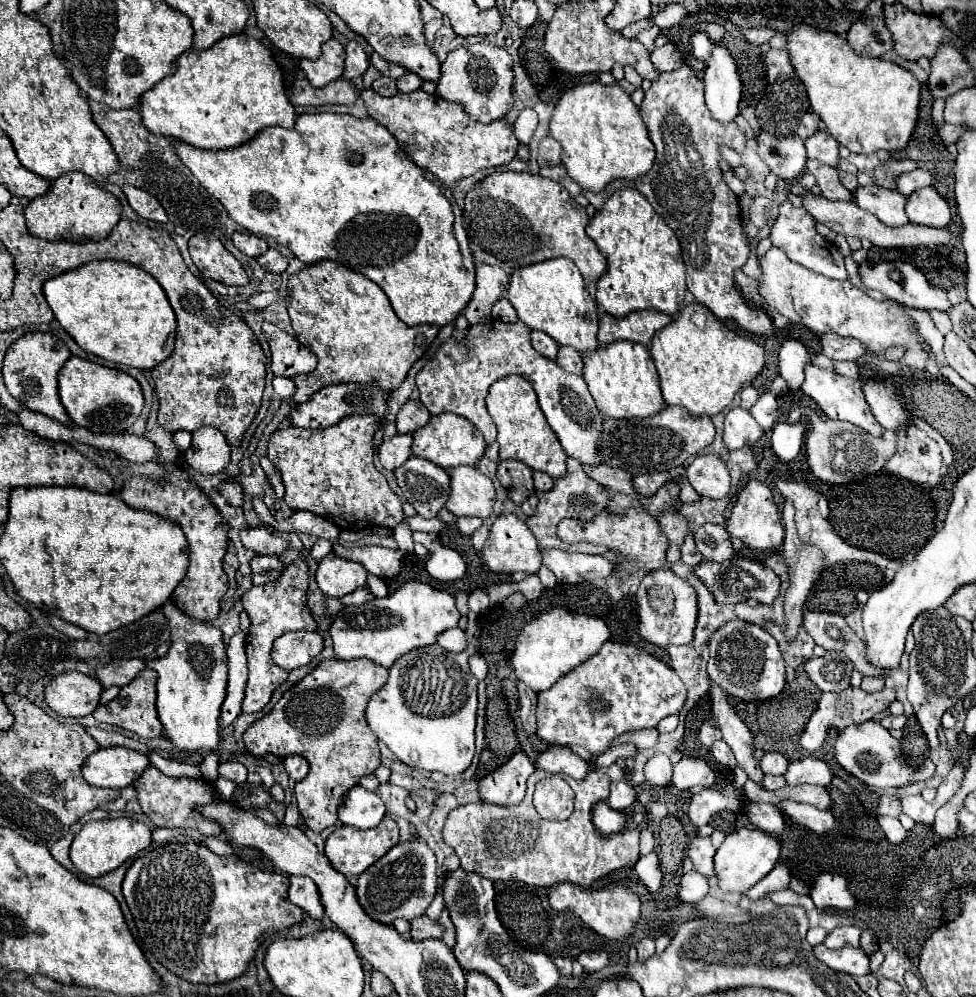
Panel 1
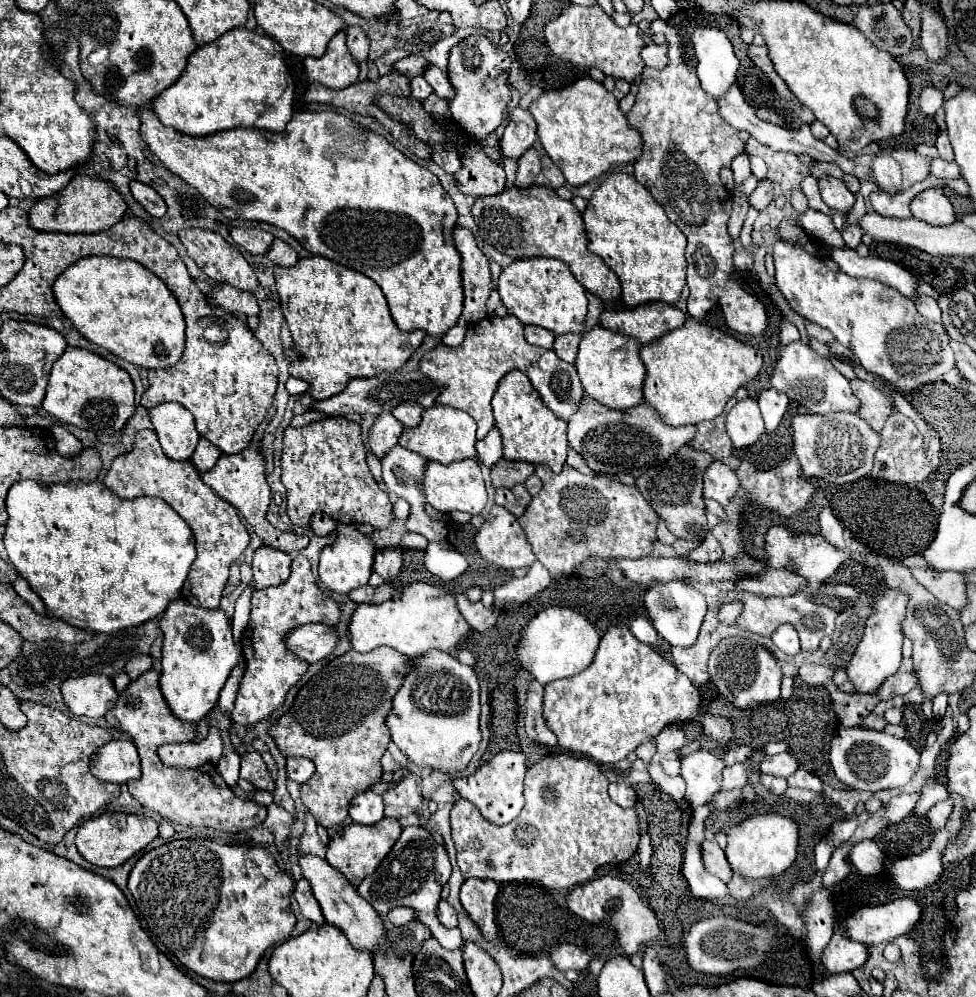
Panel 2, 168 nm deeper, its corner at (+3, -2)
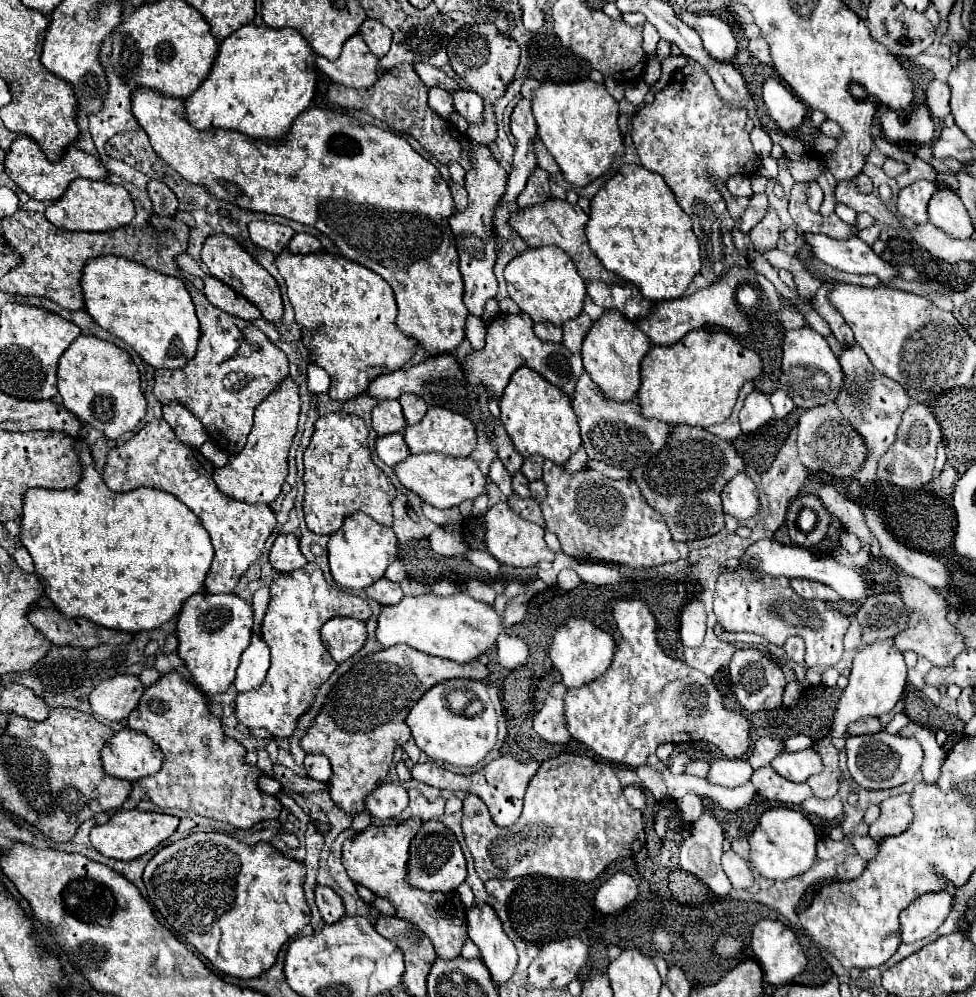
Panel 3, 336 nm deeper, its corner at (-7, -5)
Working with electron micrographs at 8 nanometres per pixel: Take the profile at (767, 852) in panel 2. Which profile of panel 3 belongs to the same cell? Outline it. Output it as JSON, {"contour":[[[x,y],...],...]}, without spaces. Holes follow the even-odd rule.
{"contour":[[[777,807],[761,815],[755,831],[749,835],[749,845],[751,845],[751,853],[749,853],[751,867],[767,879],[785,881],[805,873],[811,867],[811,863],[815,861],[817,835],[809,819],[801,811]]]}

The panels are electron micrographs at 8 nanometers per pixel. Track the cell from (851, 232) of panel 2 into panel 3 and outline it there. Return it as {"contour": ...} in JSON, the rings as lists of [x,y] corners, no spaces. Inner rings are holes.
{"contour":[[[875,223],[873,227],[867,227],[867,229],[859,231],[859,233],[857,233],[857,237],[859,237],[859,239],[863,239],[867,245],[873,245],[873,243],[879,239],[879,231],[881,231],[881,229],[879,229],[879,225]]]}

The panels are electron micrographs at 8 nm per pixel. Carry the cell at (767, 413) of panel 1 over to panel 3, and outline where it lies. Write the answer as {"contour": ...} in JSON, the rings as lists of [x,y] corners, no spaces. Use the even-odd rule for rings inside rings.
{"contour":[[[779,389],[779,391],[775,391],[773,395],[771,395],[771,405],[773,405],[773,409],[775,409],[775,415],[777,415],[777,419],[783,419],[783,417],[787,417],[793,409],[795,409],[795,403],[793,403],[793,399],[783,391],[783,389]]]}

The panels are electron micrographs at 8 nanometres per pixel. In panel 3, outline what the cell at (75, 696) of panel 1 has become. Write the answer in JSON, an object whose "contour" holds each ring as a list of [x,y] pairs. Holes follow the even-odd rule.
{"contour":[[[115,675],[113,679],[101,681],[89,695],[93,715],[105,721],[125,721],[127,715],[137,707],[145,687],[133,675]]]}

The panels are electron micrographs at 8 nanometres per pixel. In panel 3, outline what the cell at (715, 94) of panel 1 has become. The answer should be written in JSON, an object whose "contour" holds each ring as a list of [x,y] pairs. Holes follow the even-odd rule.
{"contour":[[[689,11],[679,13],[679,19],[693,27],[701,39],[703,49],[709,57],[713,57],[719,63],[733,63],[737,55],[737,41],[733,37],[731,27],[713,15],[693,15]]]}

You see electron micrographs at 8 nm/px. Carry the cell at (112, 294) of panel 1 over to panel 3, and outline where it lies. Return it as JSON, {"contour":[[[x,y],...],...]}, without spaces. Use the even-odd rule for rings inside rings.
{"contour":[[[95,257],[83,269],[81,291],[85,311],[105,331],[131,345],[151,367],[181,369],[195,357],[199,321],[183,281],[125,257]]]}

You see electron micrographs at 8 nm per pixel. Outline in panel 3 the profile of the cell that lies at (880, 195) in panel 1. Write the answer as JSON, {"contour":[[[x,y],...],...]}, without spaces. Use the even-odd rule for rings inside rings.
{"contour":[[[915,181],[903,187],[897,195],[897,211],[901,217],[911,219],[915,225],[923,225],[929,221],[927,203],[931,195],[937,191],[933,181]]]}

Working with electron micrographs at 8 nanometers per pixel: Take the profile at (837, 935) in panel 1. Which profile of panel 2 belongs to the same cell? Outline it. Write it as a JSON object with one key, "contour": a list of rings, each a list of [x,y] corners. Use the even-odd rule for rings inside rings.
{"contour":[[[901,896],[881,906],[863,906],[847,920],[847,936],[863,944],[879,944],[909,934],[921,920],[921,906]]]}

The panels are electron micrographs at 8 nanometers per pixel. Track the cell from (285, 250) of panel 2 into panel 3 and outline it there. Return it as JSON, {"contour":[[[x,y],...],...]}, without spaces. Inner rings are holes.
{"contour":[[[297,233],[287,249],[293,253],[293,255],[309,255],[309,253],[317,253],[321,251],[321,243],[313,237],[313,235],[307,235],[307,233]]]}

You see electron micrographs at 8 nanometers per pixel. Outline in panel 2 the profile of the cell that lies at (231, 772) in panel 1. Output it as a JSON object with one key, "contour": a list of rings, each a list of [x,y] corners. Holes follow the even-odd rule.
{"contour":[[[247,752],[241,758],[241,778],[253,782],[257,790],[267,790],[267,792],[275,790],[275,780],[271,778],[259,752]]]}

